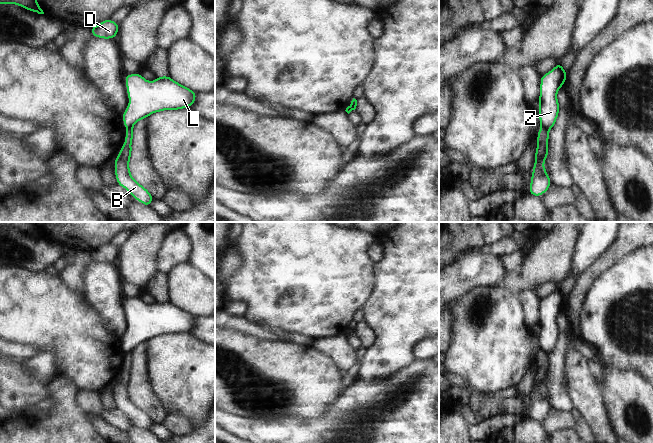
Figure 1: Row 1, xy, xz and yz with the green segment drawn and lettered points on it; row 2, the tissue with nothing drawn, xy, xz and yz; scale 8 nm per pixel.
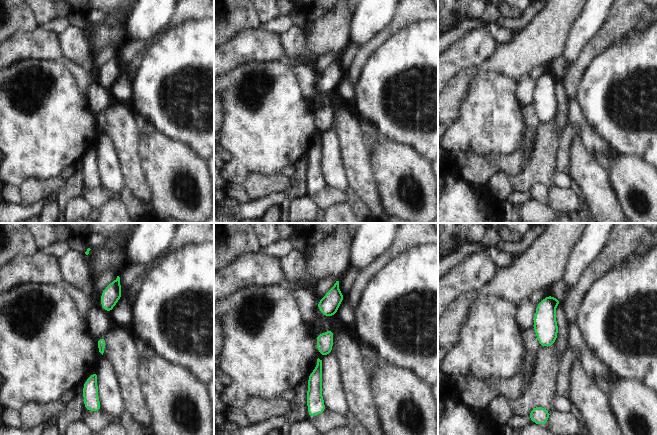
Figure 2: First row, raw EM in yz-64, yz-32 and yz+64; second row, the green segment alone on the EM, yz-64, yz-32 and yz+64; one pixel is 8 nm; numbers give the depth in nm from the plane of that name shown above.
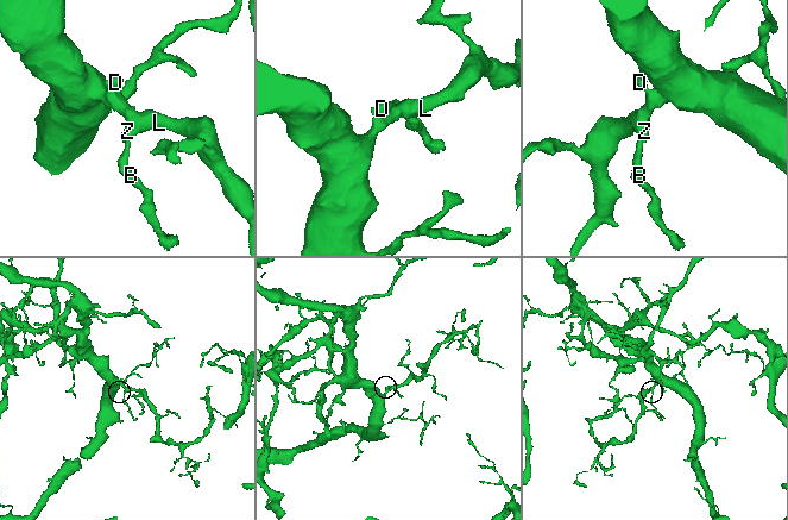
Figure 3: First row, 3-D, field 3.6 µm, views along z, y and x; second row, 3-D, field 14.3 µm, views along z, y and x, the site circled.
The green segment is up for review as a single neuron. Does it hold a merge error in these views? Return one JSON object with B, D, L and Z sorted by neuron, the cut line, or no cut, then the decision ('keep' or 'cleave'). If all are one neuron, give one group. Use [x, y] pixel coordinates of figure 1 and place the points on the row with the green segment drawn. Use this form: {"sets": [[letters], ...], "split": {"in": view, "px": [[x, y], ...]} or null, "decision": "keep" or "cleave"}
{"sets": [["B"], ["D", "L", "Z"]], "split": {"in": "yz", "px": [[541, 127], [548, 130]]}, "decision": "cleave"}

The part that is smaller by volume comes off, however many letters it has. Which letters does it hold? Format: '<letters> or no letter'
B

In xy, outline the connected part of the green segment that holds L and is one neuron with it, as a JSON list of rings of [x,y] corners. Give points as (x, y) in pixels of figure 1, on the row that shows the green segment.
[[[141,73],[126,74],[125,85],[129,103],[122,116],[127,130],[156,112],[190,108],[196,101],[195,91],[170,76],[149,81]]]

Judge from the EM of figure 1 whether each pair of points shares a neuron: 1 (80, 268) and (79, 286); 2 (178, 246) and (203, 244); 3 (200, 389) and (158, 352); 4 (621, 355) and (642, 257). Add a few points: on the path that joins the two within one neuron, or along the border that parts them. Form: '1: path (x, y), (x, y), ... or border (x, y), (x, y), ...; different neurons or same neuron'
1: path (79, 272), (79, 282); same neuron
2: border (185, 232), (193, 245), (191, 261); different neurons
3: path (190, 379), (168, 357); same neuron
4: path (605, 331), (603, 319), (606, 307), (630, 281); same neuron

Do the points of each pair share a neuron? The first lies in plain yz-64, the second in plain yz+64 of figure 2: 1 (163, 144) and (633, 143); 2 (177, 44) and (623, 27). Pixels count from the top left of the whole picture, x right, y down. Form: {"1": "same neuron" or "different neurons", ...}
{"1": "different neurons", "2": "different neurons"}

